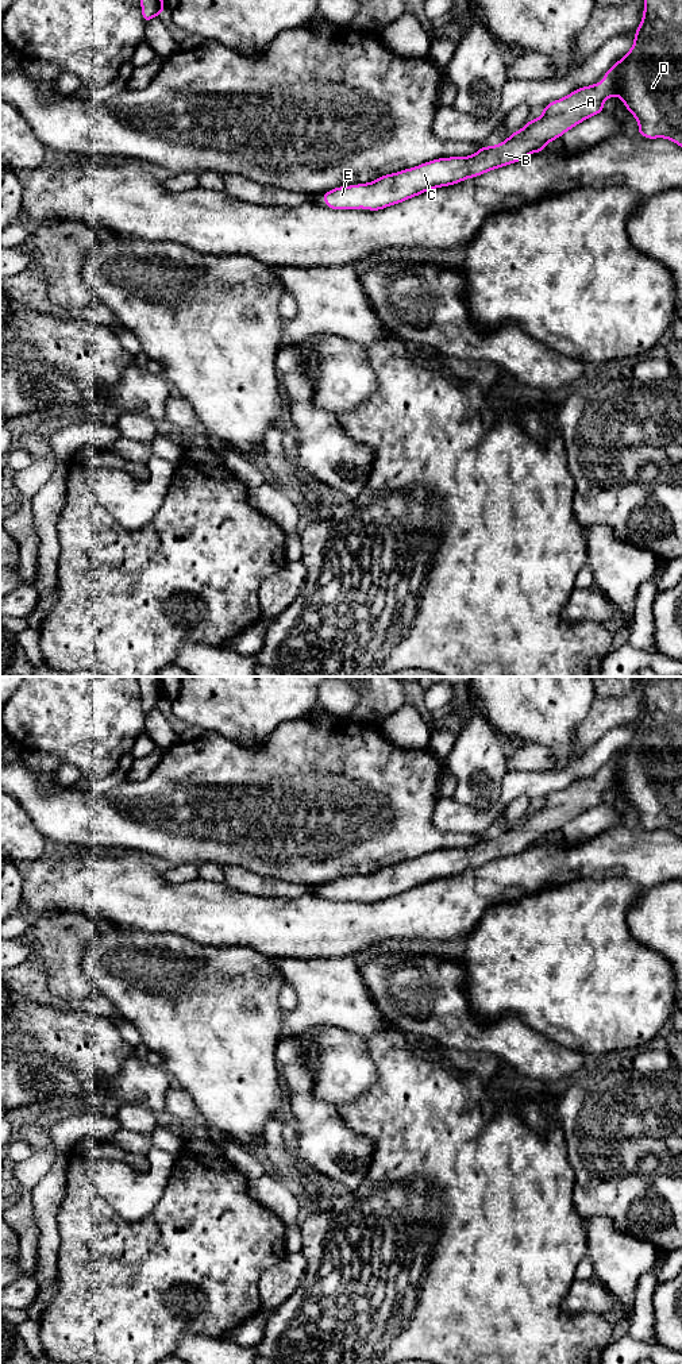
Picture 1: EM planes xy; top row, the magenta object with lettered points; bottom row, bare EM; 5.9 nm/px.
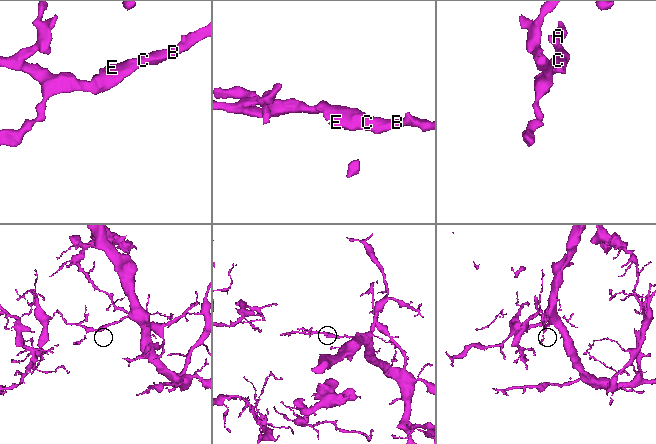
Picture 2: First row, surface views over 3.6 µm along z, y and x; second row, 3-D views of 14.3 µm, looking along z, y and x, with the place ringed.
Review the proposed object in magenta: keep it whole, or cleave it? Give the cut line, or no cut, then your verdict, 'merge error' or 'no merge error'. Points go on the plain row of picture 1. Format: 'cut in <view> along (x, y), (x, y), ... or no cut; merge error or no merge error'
no cut; no merge error

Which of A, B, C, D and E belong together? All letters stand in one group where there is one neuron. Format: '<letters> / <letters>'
A B C D E

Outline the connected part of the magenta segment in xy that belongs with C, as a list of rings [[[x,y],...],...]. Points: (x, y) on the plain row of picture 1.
[[[643,677],[644,705],[635,724],[632,740],[605,766],[604,772],[583,778],[569,787],[544,798],[536,812],[529,812],[519,824],[497,837],[481,839],[471,848],[434,851],[413,860],[386,866],[367,875],[339,878],[321,887],[330,901],[379,902],[402,894],[427,882],[458,875],[527,849],[531,844],[543,843],[548,833],[560,829],[567,821],[585,810],[604,804],[604,793],[617,786],[627,801],[639,813],[639,827],[648,831],[666,829],[682,839],[682,677]]]

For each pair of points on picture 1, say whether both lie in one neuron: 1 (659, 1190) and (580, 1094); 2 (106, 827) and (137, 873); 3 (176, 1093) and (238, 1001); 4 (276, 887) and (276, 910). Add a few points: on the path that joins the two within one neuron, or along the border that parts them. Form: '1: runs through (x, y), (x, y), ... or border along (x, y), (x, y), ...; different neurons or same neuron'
1: runs through (630, 1183), (585, 1139), (581, 1124); same neuron
2: border along (91, 848), (137, 851), (141, 855); different neurons
3: border along (174, 1083), (191, 1095), (199, 1113); different neurons
4: border along (307, 892), (296, 897), (253, 897), (245, 894); different neurons

